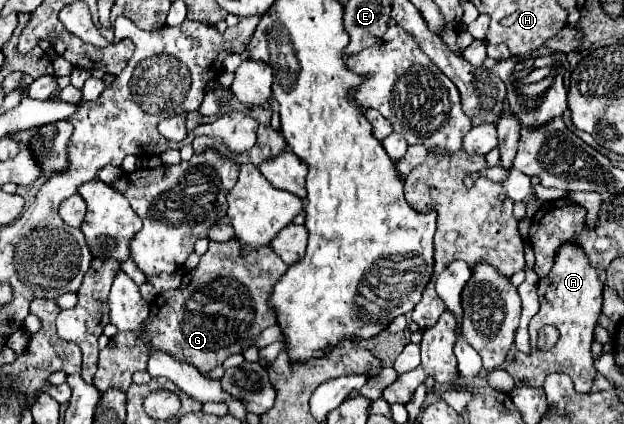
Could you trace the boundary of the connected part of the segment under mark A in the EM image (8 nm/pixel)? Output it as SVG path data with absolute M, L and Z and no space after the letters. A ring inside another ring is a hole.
M564 244L556 258L554 266L548 276L540 278L538 282L538 298L540 298L540 310L530 320L530 354L516 354L512 364L506 364L506 372L514 378L516 386L534 386L540 388L544 384L544 378L550 372L564 372L574 380L574 388L578 392L590 392L592 380L596 376L596 370L592 366L592 354L590 346L594 340L594 328L596 320L600 316L602 308L602 282L596 274L596 268L588 264L588 258L584 250L576 244ZM552 324L558 330L558 342L552 350L540 350L536 340L542 326Z

